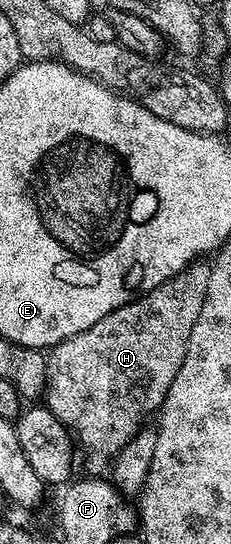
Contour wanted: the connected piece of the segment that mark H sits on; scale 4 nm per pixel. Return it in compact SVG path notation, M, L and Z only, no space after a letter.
M206 262L190 263L184 271L157 285L157 289L121 305L121 309L113 309L113 313L101 317L97 325L89 325L89 329L61 341L46 352L45 406L71 433L78 450L87 454L89 466L106 468L116 453L144 426L146 419L143 418L154 416L163 406L169 385L173 385L173 377L177 377L177 369L181 369L185 361L189 333L193 333L193 325L197 325L197 313L201 313L205 301L210 272Z

